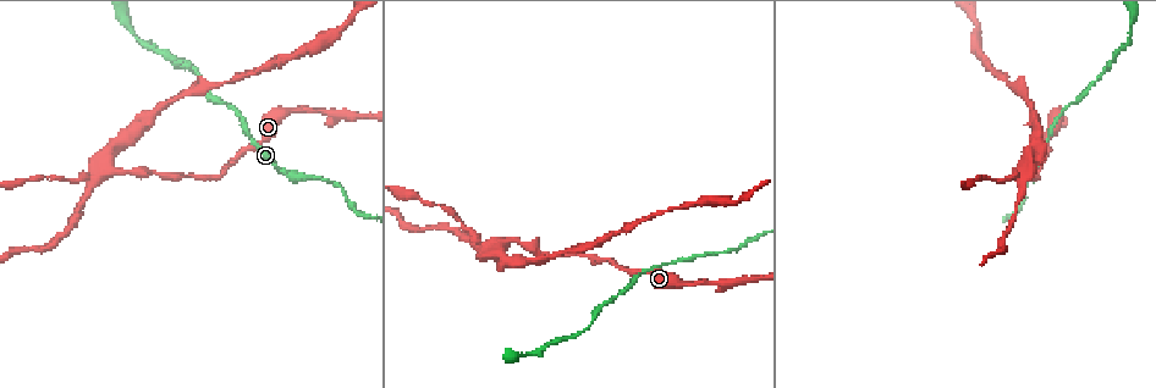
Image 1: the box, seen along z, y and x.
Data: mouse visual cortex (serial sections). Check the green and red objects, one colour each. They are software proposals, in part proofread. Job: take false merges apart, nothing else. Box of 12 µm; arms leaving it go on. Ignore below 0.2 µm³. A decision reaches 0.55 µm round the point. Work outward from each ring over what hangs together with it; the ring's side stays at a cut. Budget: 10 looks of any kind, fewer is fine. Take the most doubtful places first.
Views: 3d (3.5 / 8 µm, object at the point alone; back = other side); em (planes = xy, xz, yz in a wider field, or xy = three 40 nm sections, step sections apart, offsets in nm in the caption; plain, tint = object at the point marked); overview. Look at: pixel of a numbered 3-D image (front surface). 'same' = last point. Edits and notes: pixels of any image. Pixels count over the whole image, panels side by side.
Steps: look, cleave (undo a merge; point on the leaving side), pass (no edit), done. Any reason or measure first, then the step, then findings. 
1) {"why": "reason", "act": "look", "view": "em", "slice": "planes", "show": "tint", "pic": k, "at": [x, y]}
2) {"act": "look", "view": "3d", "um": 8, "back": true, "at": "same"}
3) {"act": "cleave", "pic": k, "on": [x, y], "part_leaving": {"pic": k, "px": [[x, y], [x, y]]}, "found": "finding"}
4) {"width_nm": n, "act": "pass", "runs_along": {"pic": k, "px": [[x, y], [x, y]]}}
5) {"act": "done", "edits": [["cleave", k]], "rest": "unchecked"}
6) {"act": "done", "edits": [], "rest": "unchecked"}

{"why": "calibre changes", "act": "look", "view": "3d", "um": 3.5, "pic": 1, "at": [688, 286]}

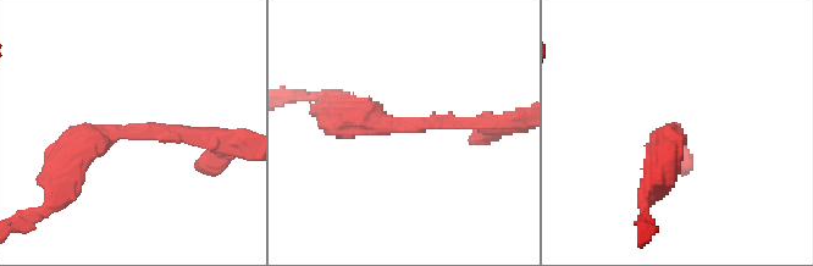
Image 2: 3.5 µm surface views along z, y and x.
{"arm_widths_nm": [150, 400], "act": "look", "view": "em", "slice": "xy", "step": 2, "show": "tint", "pic": 2, "at": [126, 131]}

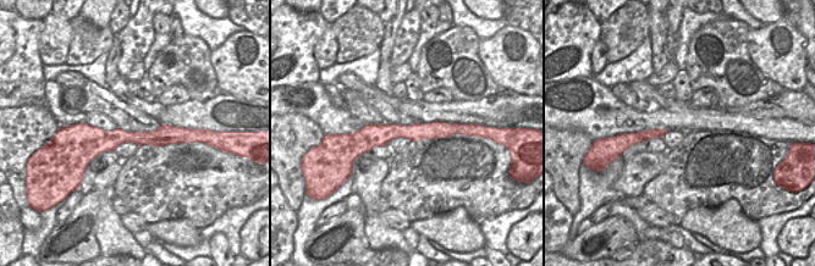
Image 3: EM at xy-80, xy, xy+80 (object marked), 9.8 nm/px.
{"act": "pass", "runs_along": {"pic": 3, "px": [[460, 127], [385, 132], [354, 140]]}, "found": "one cell here"}

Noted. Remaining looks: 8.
{"why": "narrows sharply", "act": "look", "view": "3d", "um": 8, "pic": 1, "at": [618, 294]}

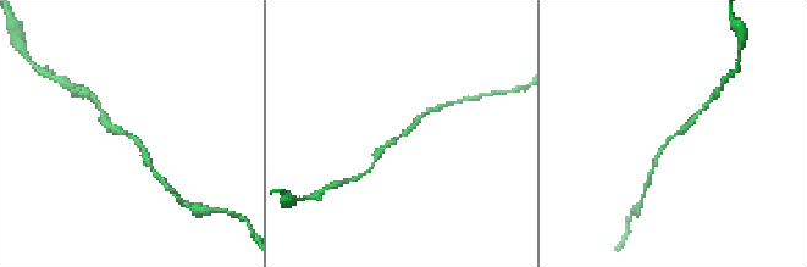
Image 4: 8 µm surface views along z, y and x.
{"why": "now the EM", "act": "look", "view": "em", "slice": "xy", "step": 2, "show": "tint", "pic": 4, "at": [400, 136]}

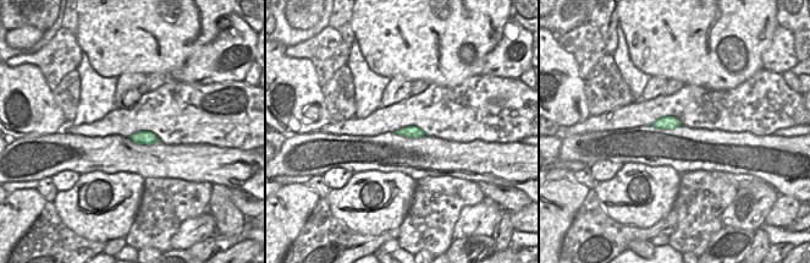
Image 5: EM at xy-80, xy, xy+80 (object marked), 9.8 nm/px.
{"act": "pass", "runs_along": {"pic": 4, "px": [[145, 154], [103, 115]]}, "found": "continuous, no second cell"}

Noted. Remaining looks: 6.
{"why": "thin neck", "act": "look", "view": "3d", "um": 8, "pic": 1, "at": [188, 174]}

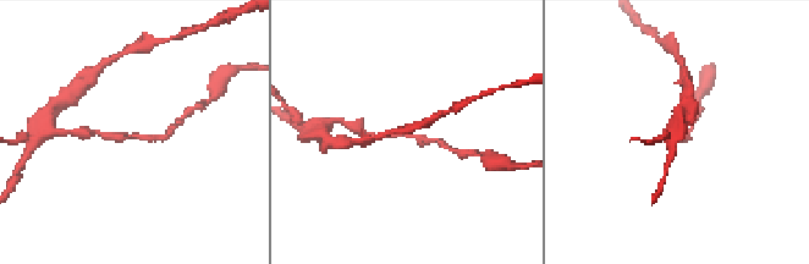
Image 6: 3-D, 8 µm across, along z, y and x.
{"act": "look", "view": "3d", "um": 3.5, "pic": 6, "at": [403, 135]}

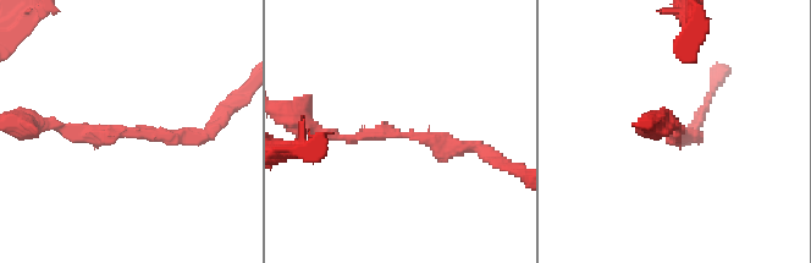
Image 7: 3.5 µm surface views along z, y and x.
{"arm_widths_nm": [150, 200], "why": "need the tissue", "act": "look", "view": "em", "slice": "xy", "step": 2, "show": "tint", "pic": 7, "at": [404, 134]}

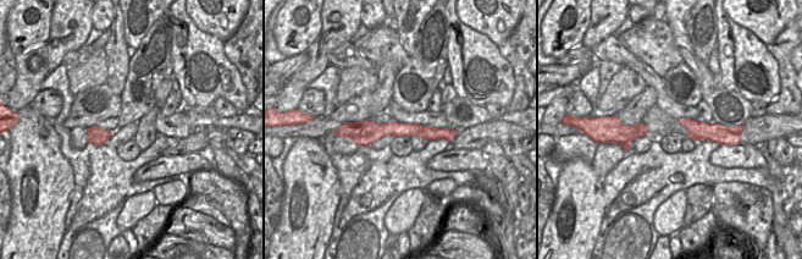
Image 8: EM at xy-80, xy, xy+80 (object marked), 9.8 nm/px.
{"width_nm": 170, "act": "pass", "runs_along": {"pic": 7, "px": [[209, 135], [82, 135], [51, 124]]}, "found": "one cell here"}

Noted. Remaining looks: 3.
{"why": "thin neck", "act": "look", "view": "3d", "um": 3.5, "pic": 1, "at": [1022, 170]}

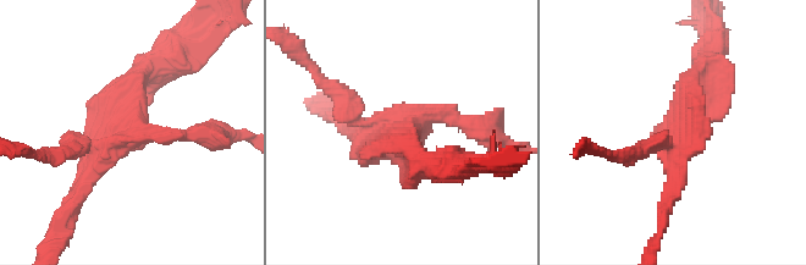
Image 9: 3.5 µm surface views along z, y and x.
{"why": "need the tissue", "act": "look", "view": "em", "slice": "xy", "step": 1, "show": "tint", "pic": 9, "at": [678, 127]}

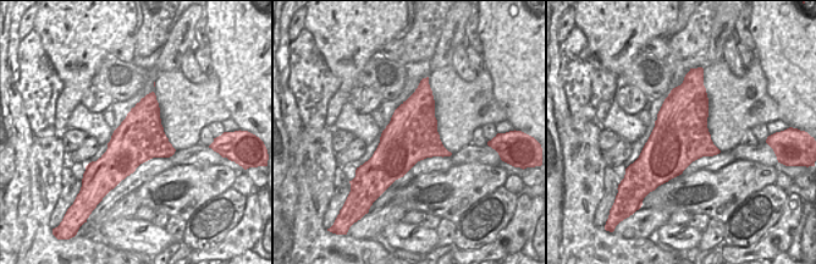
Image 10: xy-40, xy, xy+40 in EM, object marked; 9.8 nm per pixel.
{"act": "cleave", "pic": 9, "on": [398, 158], "found": "a second cell is stuck on"}

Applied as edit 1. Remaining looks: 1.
{"act": "done", "edits": [["cleave", 9]], "rest": "unchecked"}

